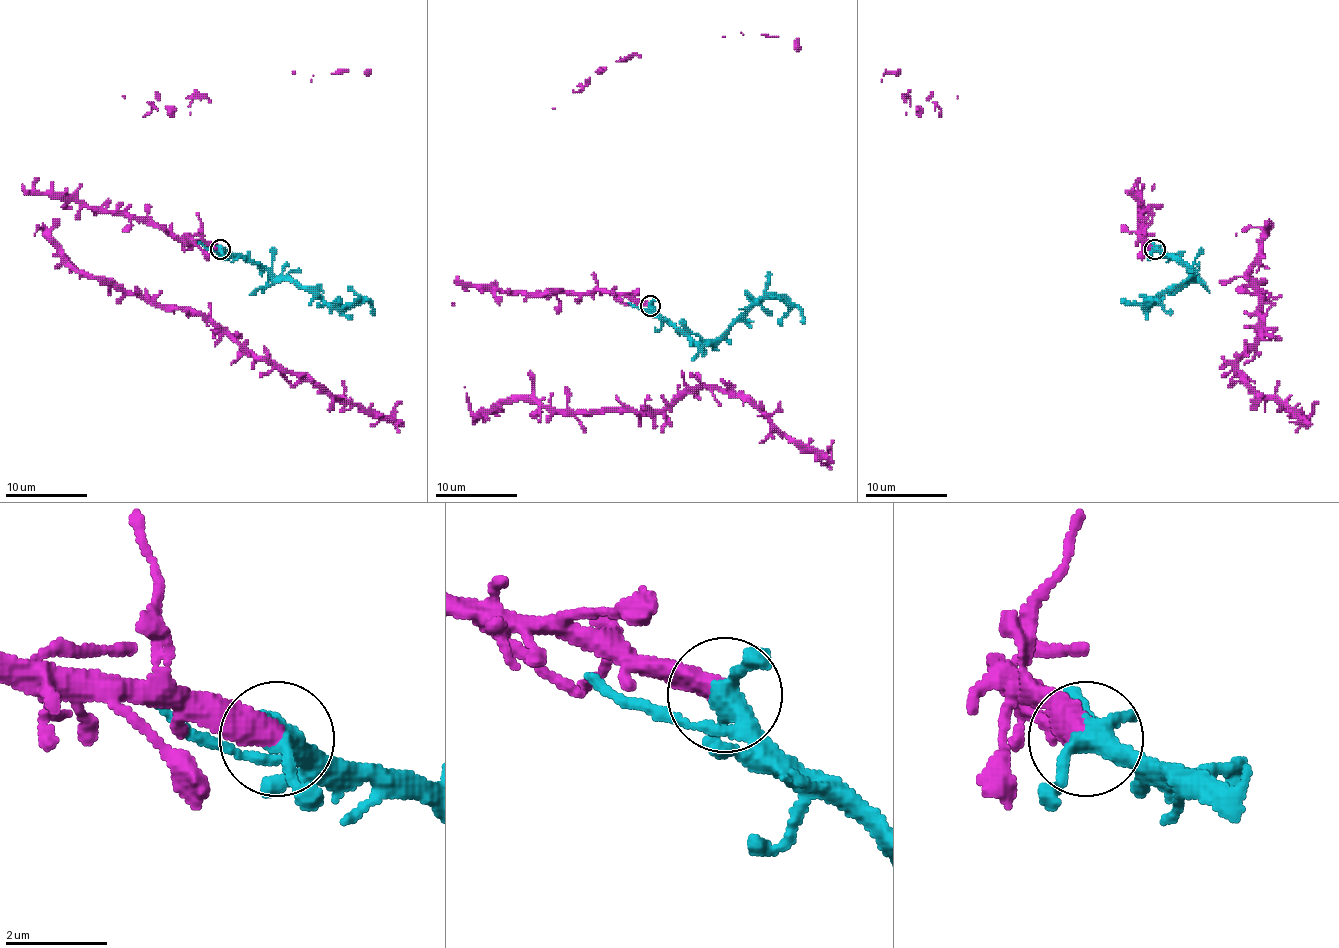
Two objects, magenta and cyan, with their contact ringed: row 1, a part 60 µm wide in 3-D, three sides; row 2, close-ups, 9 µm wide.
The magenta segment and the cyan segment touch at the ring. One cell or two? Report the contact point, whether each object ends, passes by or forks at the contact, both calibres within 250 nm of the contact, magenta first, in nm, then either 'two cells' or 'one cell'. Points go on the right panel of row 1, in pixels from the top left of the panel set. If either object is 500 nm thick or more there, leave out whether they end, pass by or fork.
at (1154, 249); magenta ends there; cyan forks there; 480 nm thick on the magenta side, 320 nm on the other; one cell

